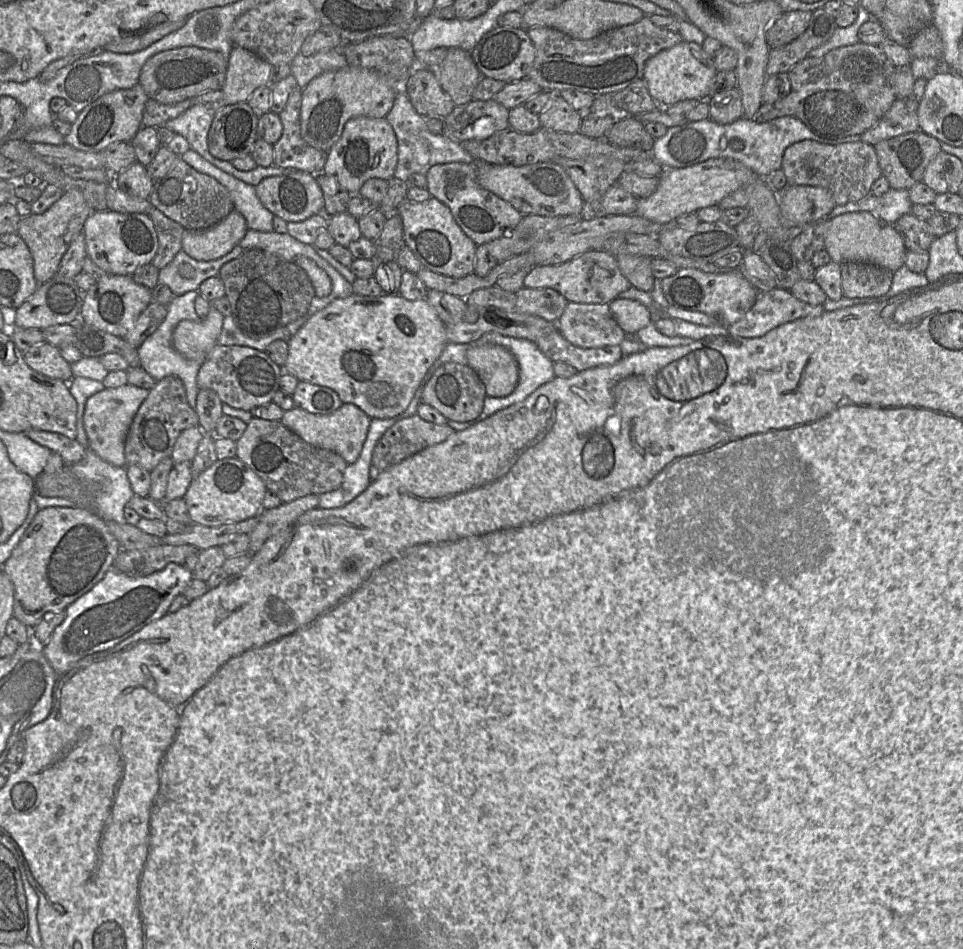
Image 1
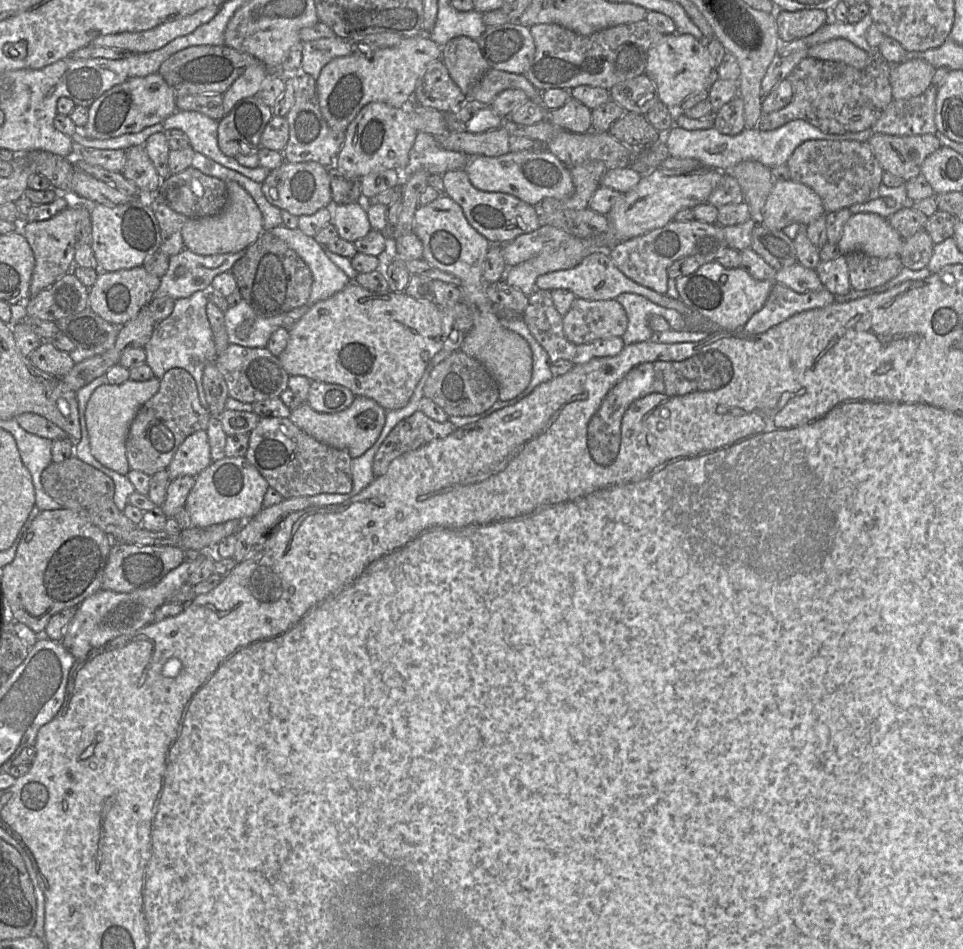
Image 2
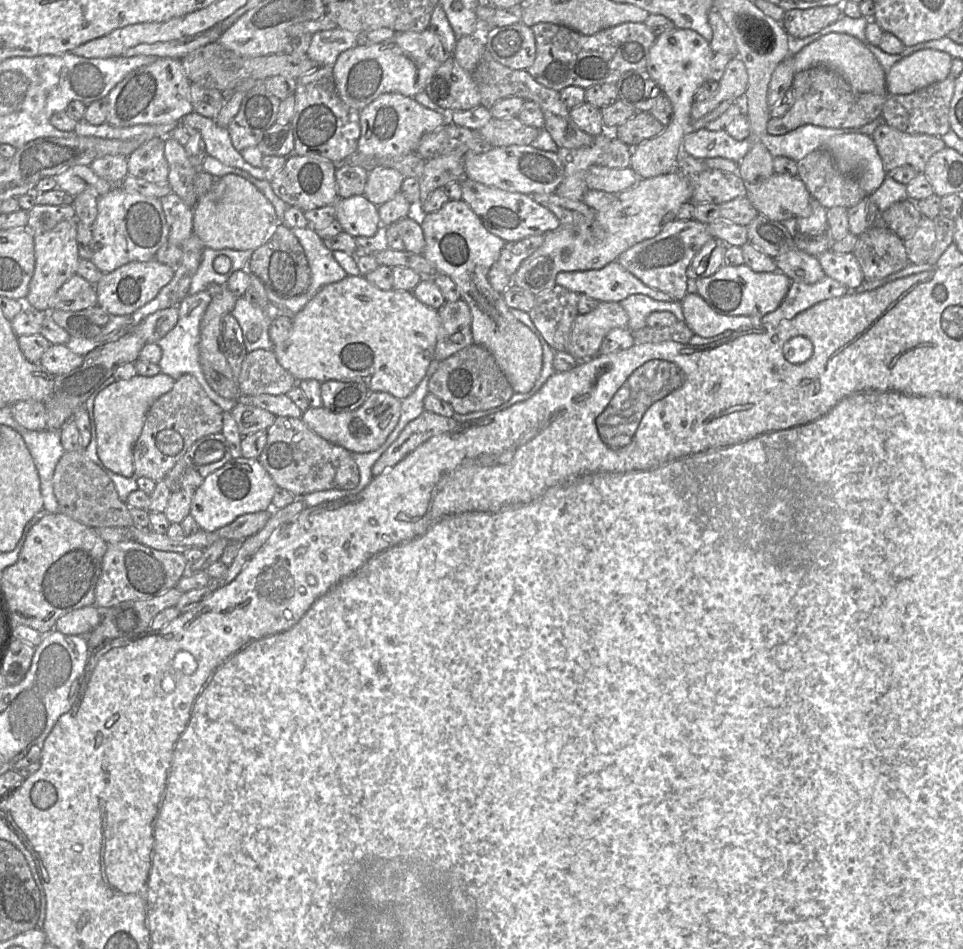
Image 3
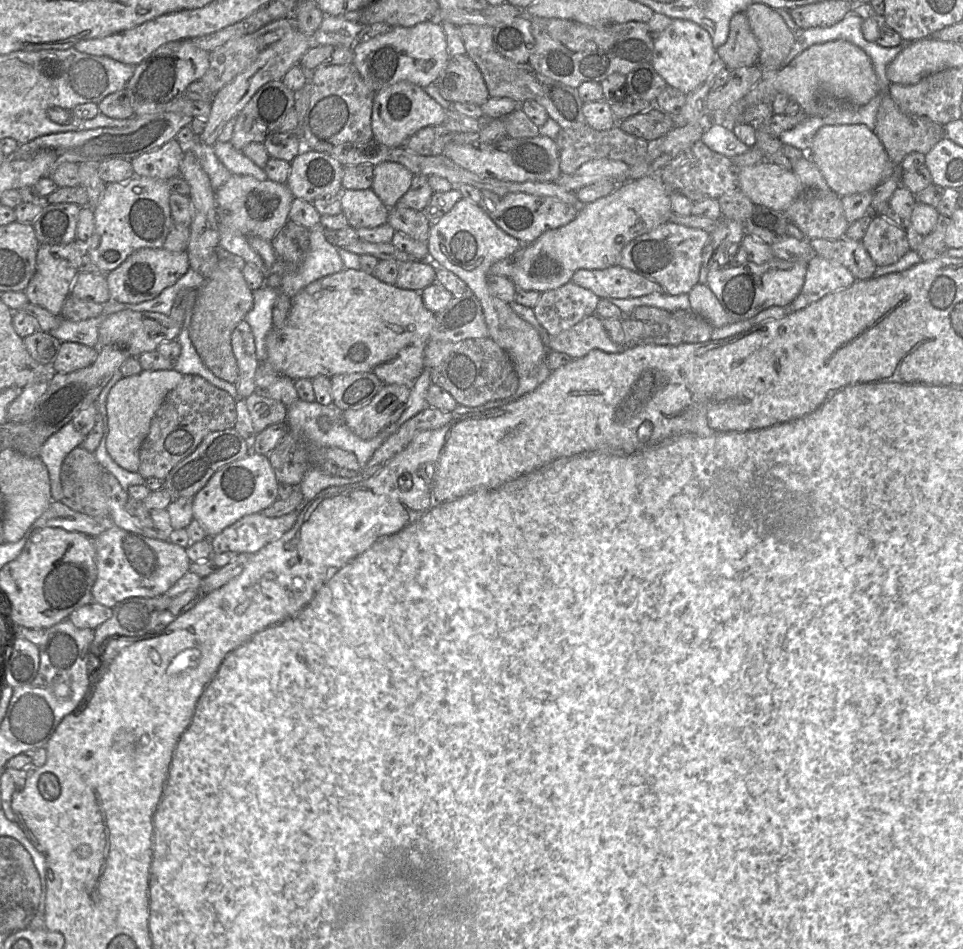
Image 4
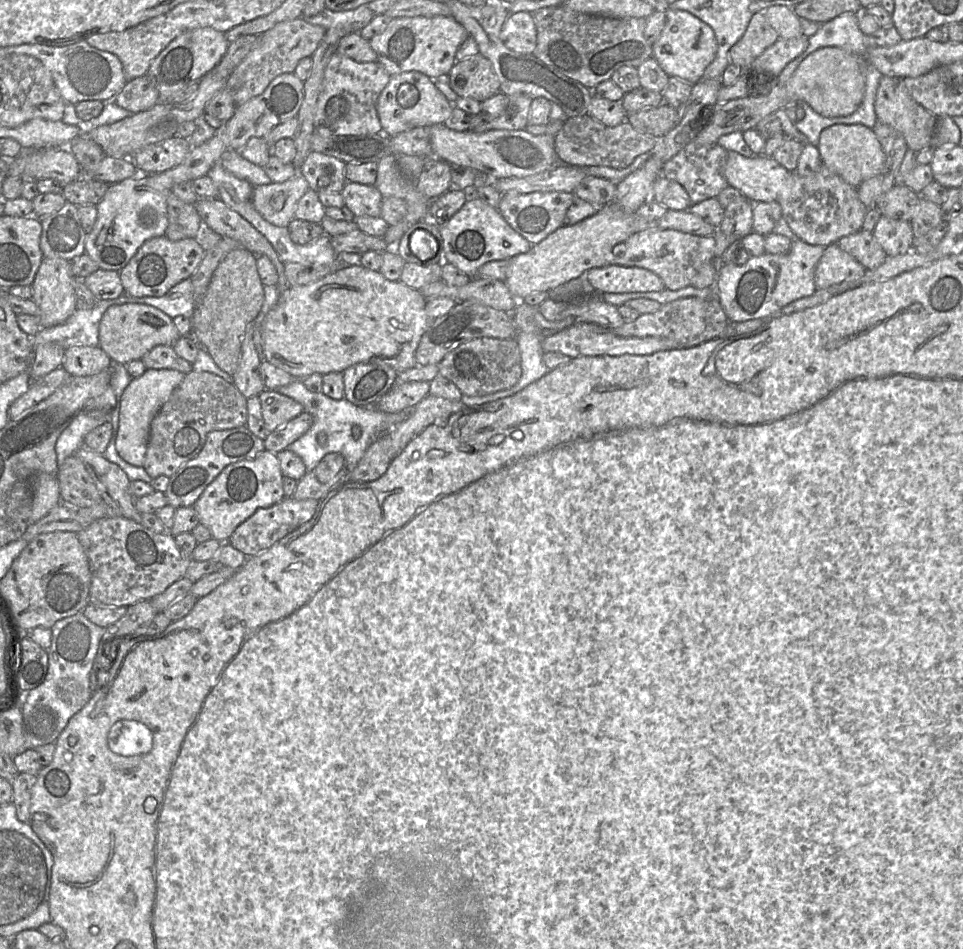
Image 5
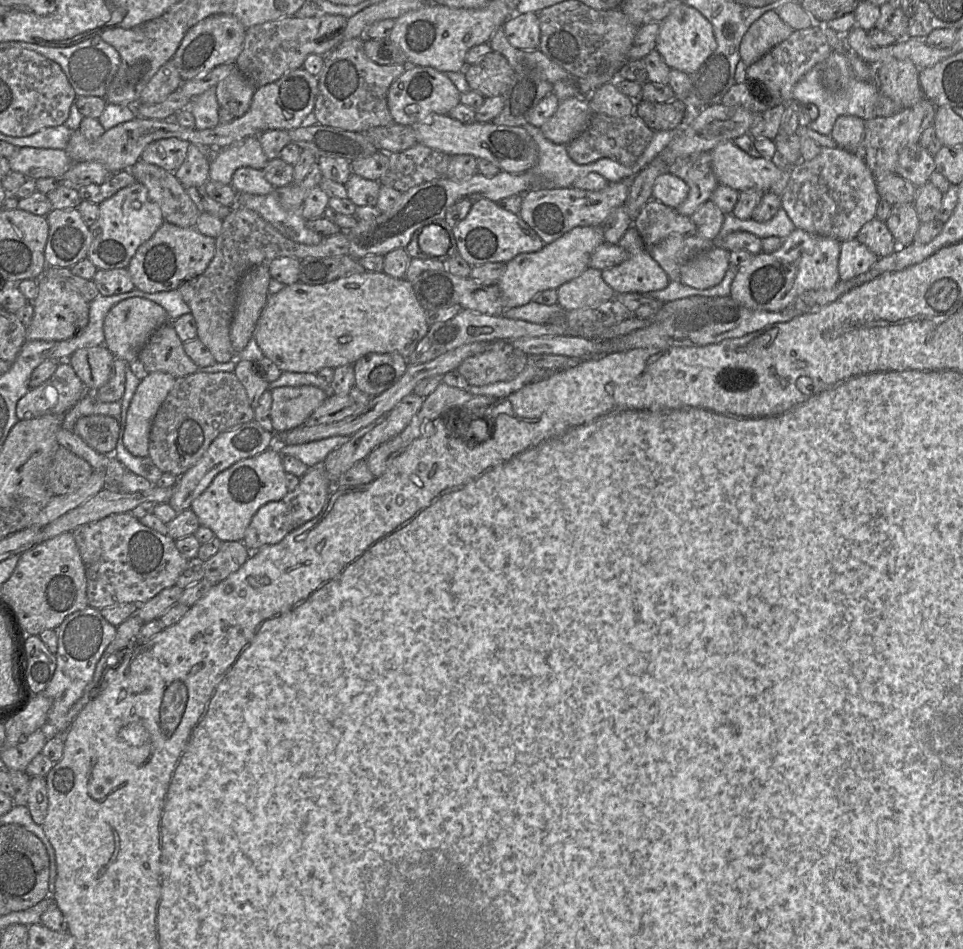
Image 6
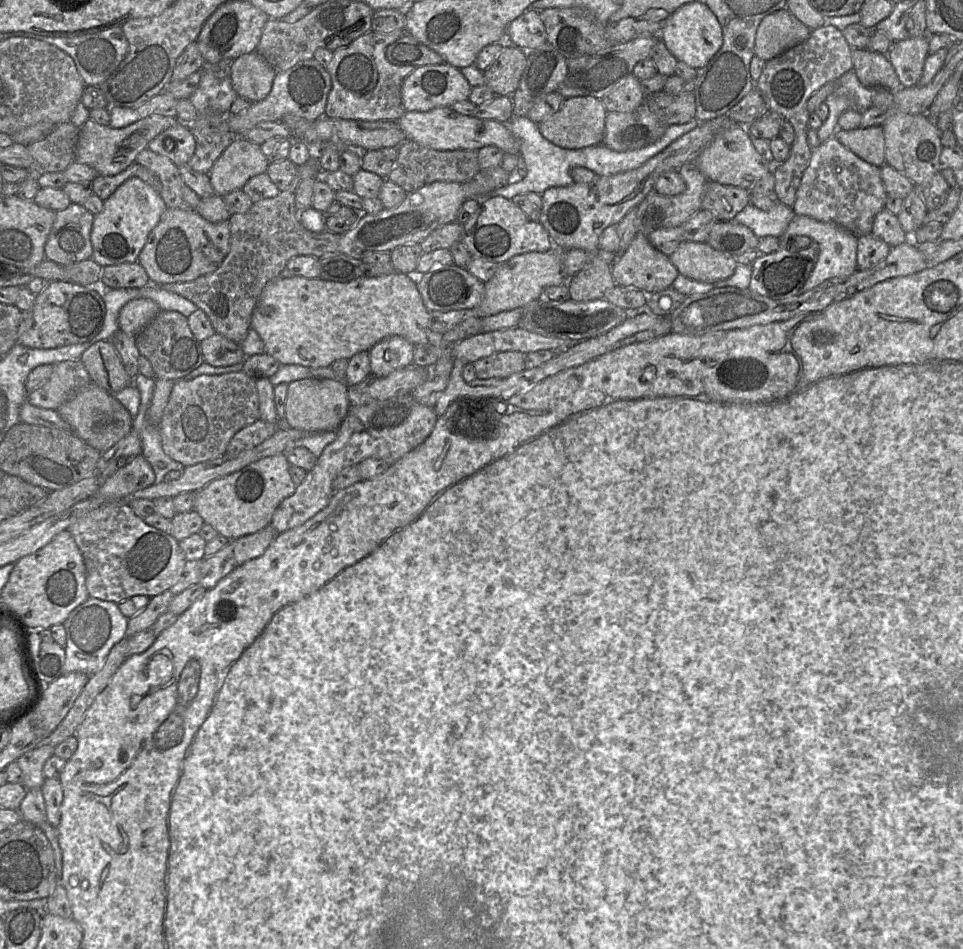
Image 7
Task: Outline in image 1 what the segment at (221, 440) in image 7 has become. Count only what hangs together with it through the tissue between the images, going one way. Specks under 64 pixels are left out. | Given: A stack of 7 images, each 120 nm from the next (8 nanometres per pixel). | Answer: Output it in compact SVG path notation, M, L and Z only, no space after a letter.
M173 375L156 381L127 432L124 446L127 465L137 465L151 472L164 458L171 457L175 442L185 429L198 426L199 417L188 402L183 381Z

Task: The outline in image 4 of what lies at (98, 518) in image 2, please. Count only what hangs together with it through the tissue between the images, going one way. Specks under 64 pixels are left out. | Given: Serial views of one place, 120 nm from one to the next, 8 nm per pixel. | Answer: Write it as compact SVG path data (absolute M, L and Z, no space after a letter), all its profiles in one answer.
M82 447L73 449L61 466L61 502L91 517L108 517L108 499L101 487L104 470L94 453Z

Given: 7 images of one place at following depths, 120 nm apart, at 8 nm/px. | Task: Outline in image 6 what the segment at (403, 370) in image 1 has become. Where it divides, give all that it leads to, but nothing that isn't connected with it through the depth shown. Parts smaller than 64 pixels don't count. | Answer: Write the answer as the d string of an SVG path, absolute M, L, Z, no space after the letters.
M366 271L324 284L295 282L285 285L279 292L268 296L255 326L254 338L263 356L282 372L317 374L323 368L353 365L370 353L398 353L409 358L429 328L427 311L419 303L411 282L383 271Z

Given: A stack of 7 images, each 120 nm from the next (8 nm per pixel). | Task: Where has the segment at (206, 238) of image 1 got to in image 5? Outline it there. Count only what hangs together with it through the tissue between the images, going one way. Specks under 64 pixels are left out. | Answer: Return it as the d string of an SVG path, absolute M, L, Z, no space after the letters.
M299 173L282 183L254 186L252 202L268 222L287 227L295 219L300 198L309 190L307 180Z

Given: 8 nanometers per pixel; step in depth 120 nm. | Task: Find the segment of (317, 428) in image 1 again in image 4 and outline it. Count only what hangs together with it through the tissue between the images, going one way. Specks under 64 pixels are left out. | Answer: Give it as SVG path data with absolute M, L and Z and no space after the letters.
M384 385L365 406L344 411L344 420L359 438L368 440L396 422L409 404L411 386Z

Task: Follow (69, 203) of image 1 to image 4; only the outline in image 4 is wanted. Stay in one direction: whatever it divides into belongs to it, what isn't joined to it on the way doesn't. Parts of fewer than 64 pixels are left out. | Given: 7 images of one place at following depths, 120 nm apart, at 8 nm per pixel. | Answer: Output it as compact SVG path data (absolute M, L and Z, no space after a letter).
M77 241L67 245L40 244L37 250L36 270L25 290L28 301L55 316L60 315L65 300L70 296L72 285L80 273L82 255L83 246Z

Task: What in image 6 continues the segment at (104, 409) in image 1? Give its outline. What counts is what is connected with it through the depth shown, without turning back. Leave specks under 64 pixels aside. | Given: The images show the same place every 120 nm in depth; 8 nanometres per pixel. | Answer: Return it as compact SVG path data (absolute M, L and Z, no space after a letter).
M151 372L138 385L129 405L123 434L125 448L137 457L146 457L154 417L176 378L164 372Z

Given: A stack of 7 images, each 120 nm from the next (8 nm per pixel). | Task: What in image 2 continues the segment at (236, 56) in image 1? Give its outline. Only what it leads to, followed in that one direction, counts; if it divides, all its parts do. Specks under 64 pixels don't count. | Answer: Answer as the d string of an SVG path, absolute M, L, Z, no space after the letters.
M262 66L248 67L223 93L223 110L227 114L241 100L257 94L269 77Z

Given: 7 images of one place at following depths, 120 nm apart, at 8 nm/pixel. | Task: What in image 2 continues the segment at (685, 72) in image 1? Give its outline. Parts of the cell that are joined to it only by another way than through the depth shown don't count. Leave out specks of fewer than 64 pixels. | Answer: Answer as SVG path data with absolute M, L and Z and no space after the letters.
M690 34L664 35L648 52L645 74L653 82L658 99L669 109L678 111L681 103L689 96L709 89L715 78L711 56L704 41Z

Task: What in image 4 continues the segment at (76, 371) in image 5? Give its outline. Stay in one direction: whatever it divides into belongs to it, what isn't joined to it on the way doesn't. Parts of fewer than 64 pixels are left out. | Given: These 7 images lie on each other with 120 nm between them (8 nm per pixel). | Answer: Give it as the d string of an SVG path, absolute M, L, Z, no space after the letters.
M62 342L50 369L56 373L71 373L92 365L98 354L99 348L74 342Z

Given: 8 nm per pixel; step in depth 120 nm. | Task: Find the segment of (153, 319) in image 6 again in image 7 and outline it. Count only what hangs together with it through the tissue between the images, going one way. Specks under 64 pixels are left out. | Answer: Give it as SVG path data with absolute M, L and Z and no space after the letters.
M133 299L120 310L119 329L128 335L137 336L160 312L160 306L151 299Z

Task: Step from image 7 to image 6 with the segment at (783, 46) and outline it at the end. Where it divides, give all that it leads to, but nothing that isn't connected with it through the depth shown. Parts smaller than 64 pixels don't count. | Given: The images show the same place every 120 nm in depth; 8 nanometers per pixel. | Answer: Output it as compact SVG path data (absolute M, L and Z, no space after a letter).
M770 10L754 21L744 34L740 46L740 60L747 66L759 60L794 30L779 15Z

